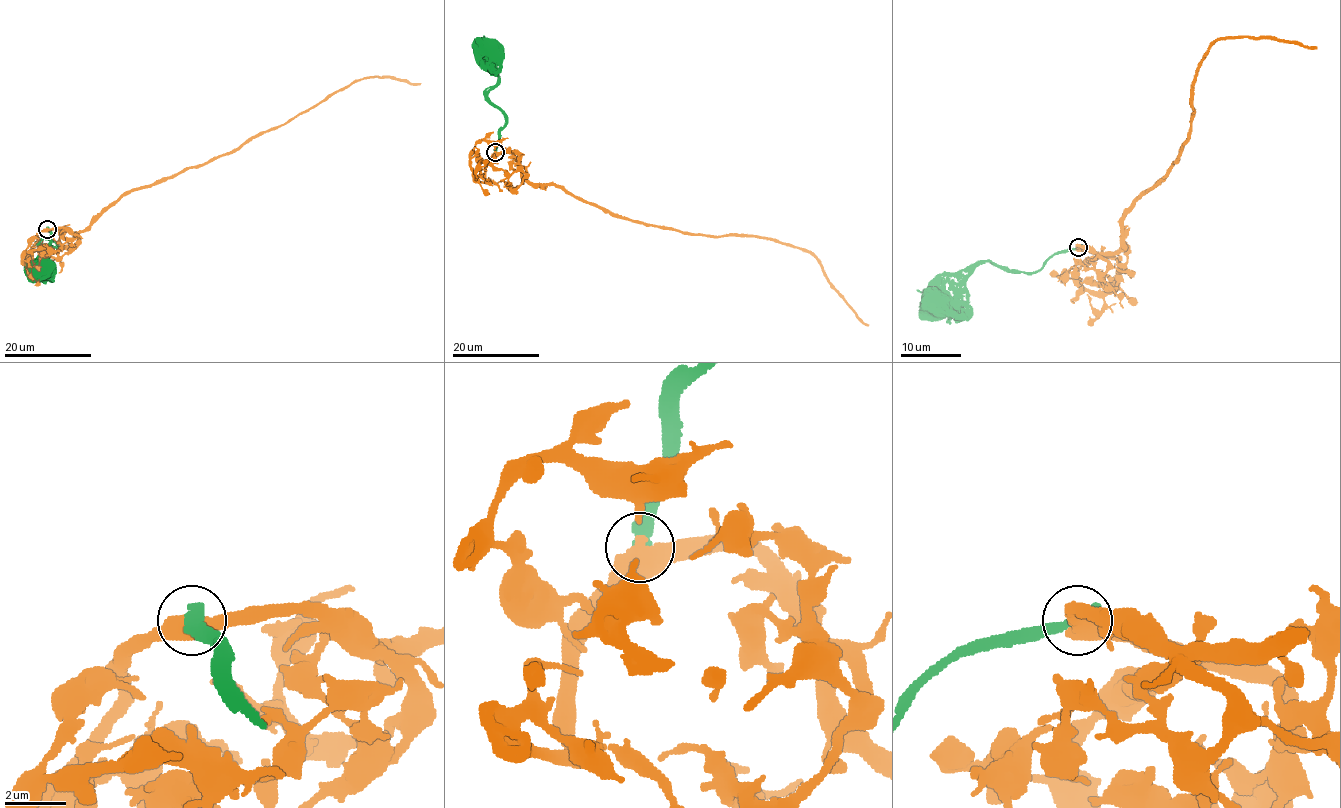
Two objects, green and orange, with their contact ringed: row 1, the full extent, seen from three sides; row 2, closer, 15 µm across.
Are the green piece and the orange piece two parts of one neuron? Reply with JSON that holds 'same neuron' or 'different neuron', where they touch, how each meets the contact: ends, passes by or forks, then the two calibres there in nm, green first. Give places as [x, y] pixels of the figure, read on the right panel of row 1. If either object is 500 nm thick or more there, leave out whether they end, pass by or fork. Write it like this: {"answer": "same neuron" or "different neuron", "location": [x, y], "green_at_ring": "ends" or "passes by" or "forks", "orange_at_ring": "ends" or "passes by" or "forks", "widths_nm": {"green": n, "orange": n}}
{"answer": "different neuron", "location": [1078, 247], "widths_nm": {"green": 400, "orange": 550}}

